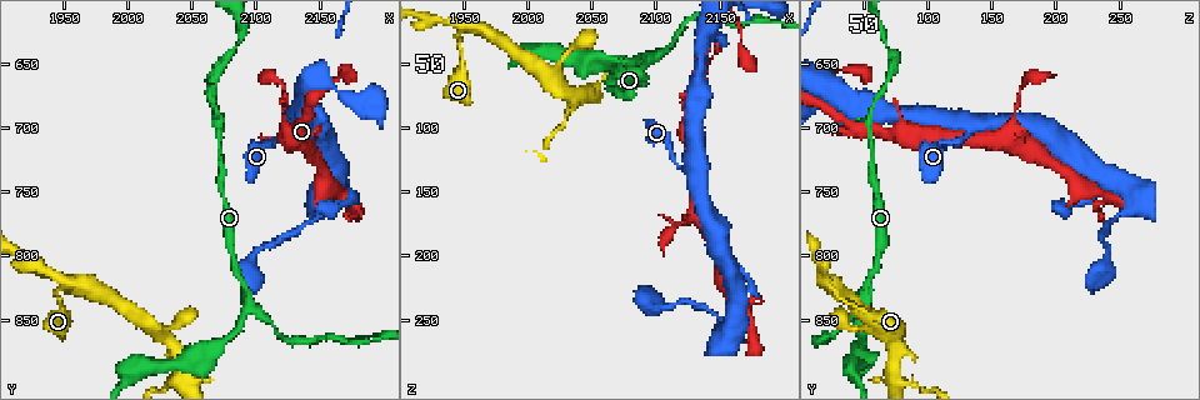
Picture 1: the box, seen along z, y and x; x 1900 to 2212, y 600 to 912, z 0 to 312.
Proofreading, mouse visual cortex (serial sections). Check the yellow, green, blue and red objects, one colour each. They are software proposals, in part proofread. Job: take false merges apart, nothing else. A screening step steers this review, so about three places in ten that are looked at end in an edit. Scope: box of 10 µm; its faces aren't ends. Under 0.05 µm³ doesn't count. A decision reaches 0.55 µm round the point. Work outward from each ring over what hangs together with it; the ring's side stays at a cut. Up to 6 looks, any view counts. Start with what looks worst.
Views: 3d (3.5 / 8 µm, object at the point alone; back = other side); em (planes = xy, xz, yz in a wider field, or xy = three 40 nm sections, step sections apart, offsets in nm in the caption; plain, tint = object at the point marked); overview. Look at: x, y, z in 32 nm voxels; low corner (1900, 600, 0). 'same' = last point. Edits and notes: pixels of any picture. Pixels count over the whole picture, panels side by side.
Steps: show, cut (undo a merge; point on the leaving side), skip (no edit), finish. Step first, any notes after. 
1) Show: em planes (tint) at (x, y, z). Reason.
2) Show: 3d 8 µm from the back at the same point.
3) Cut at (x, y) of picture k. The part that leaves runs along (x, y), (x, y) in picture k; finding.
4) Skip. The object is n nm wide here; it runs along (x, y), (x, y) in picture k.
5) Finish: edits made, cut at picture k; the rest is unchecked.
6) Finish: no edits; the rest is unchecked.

Show: 3d 8 µm at (2098, 840, 46). Branch point.

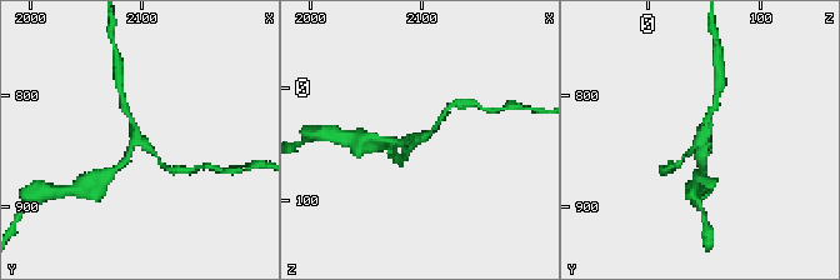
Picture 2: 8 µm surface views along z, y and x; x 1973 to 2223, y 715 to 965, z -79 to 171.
Show: 3d 3.5 µm at the same point. Zoom in.

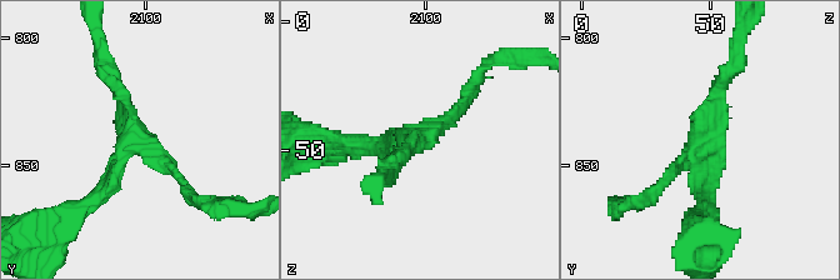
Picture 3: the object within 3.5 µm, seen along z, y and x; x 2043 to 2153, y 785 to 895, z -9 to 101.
Show: em xy step 2 (tint) at (2096, 837, 46). 3 arms meet here; the arms are 150, 200, 200 nm wide.

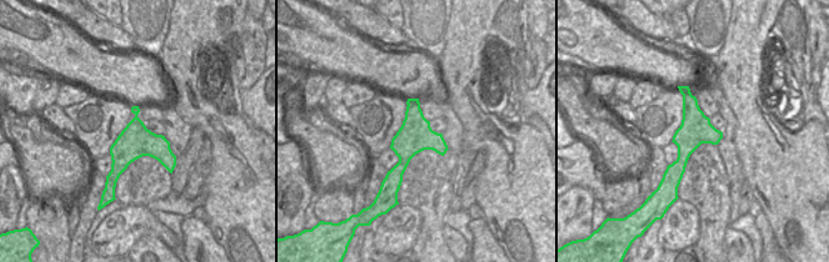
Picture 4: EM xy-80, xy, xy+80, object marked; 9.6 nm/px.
Skip. It runs along (685, 89), (689, 136), (670, 176) in picture 4; continuous, no second cell.

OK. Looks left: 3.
Show: 3d 3.5 µm at (2126, 700, 136). Two arms in line, one across.

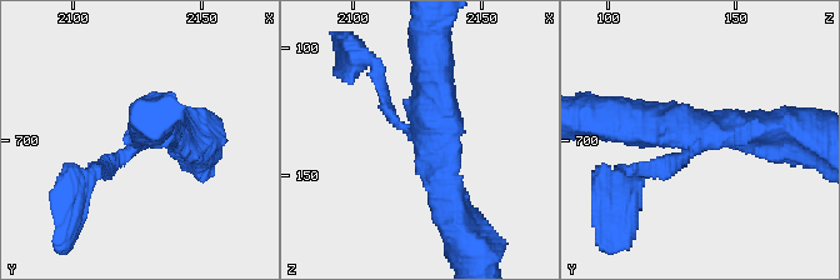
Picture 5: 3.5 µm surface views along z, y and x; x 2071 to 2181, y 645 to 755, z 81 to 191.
Show: em xy step 1 (tint) at (2126, 702, 134). 3 arms meet here; the arms are 150, 400, 500 nm wide.

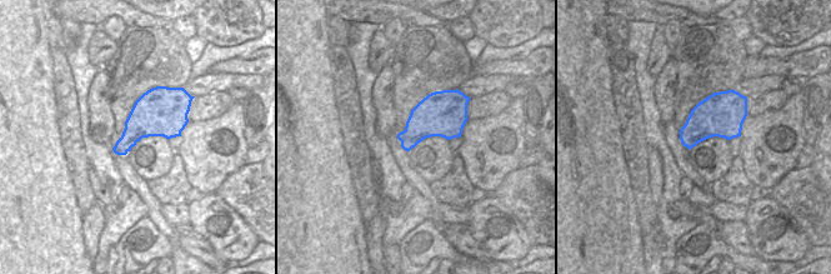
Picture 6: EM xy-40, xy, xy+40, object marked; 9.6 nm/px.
Skip. It runs along (380, 78), (391, 119), (438, 151), (450, 205) in picture 5; one cell here.

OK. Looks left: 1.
Finish: no edits; the rest is unchecked.

